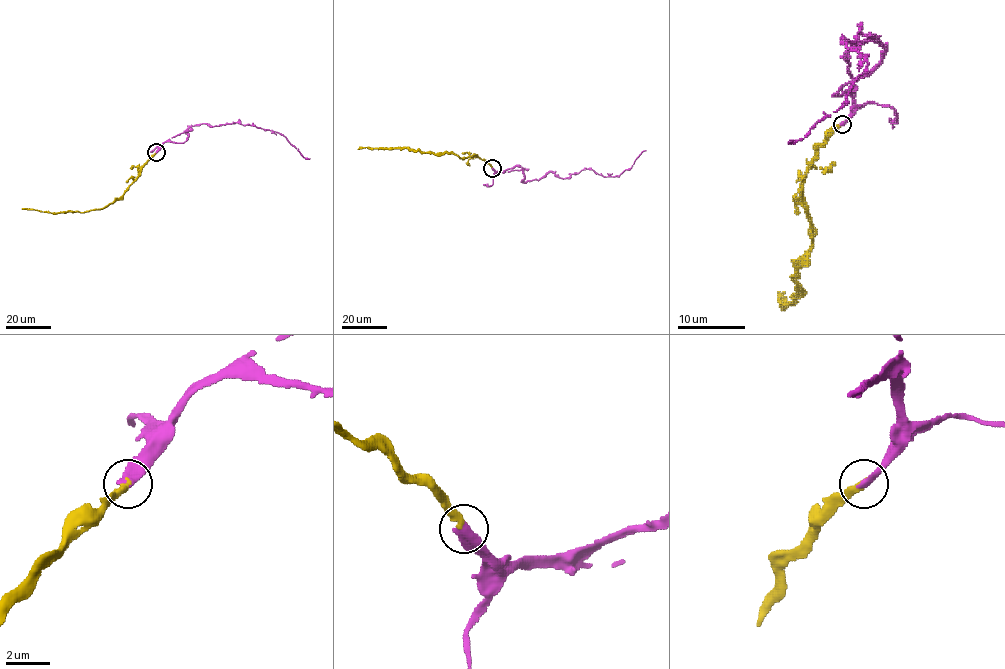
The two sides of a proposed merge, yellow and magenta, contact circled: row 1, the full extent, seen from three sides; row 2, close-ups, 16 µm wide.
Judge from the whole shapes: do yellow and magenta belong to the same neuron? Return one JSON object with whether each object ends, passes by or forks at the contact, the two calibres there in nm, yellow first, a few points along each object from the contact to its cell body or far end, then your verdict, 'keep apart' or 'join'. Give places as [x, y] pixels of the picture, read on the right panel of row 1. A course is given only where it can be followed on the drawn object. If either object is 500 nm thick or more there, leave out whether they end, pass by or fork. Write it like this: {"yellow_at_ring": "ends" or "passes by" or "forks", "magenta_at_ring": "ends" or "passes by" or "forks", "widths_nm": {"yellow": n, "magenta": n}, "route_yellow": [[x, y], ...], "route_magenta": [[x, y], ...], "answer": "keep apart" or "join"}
{"yellow_at_ring": "ends", "magenta_at_ring": "ends", "widths_nm": {"yellow": 280, "magenta": 440}, "route_yellow": [[842, 123], [806, 170], [803, 207], [811, 246], [798, 261], [800, 293], [779, 305], [784, 293]], "route_magenta": [[842, 123], [850, 91], [835, 95], [882, 56], [877, 37], [842, 41], [865, 69], [790, 142]], "answer": "join"}

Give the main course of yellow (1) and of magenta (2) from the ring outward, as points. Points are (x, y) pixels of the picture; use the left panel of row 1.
1: (157, 152), (124, 193), (103, 207), (56, 212), (21, 209)
2: (157, 152), (166, 141), (183, 143), (190, 126), (239, 123), (282, 134), (303, 157), (310, 158)

